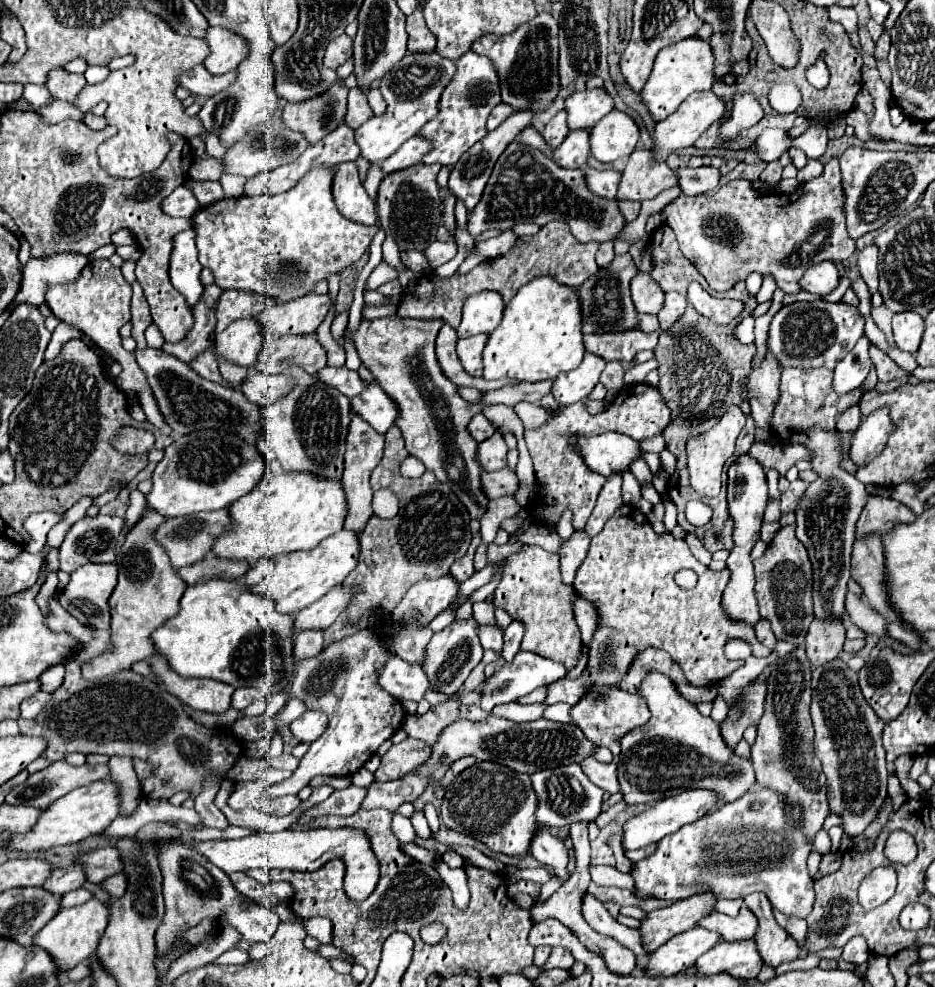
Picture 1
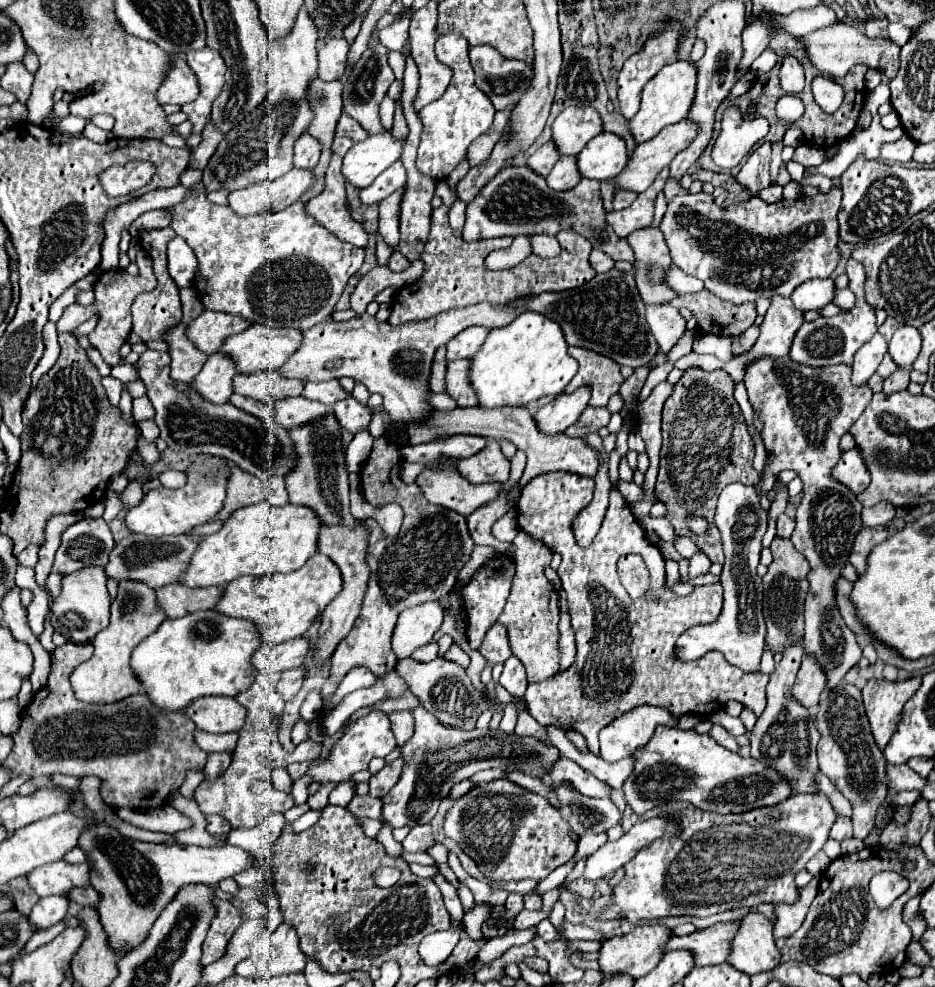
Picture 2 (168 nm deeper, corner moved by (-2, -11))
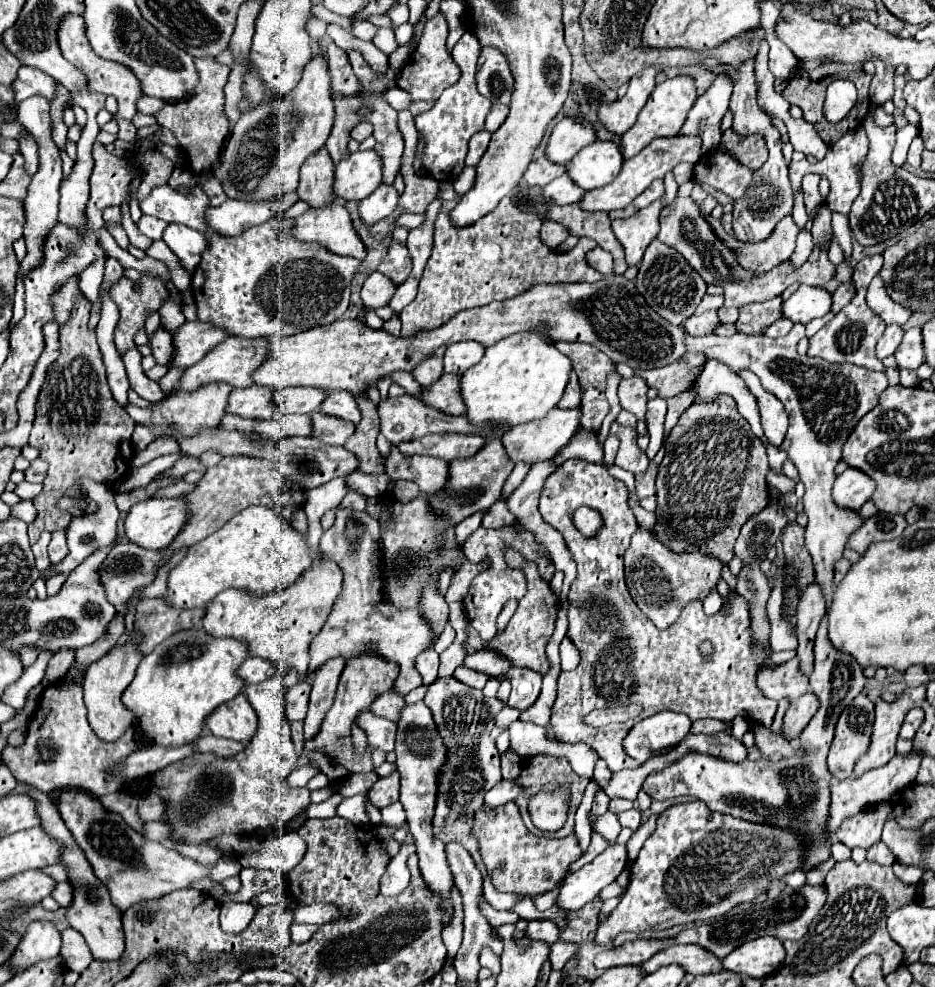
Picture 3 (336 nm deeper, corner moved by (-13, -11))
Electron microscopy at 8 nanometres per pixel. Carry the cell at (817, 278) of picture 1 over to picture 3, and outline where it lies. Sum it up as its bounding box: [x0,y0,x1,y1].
[782,286,832,324]

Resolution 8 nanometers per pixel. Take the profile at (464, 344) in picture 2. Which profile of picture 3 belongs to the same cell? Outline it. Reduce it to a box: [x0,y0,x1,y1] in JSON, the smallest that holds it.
[444,340,484,374]

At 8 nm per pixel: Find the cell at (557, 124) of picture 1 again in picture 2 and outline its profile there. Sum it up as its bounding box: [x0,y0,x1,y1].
[527,142,559,176]

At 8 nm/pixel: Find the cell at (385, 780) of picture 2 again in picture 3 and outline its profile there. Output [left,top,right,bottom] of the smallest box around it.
[368,772,400,808]

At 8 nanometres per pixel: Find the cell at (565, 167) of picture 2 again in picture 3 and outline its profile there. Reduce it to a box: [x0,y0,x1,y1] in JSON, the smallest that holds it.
[544,174,584,204]

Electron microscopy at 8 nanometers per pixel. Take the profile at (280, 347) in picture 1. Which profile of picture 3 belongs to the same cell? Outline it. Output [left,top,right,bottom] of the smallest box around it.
[226,386,274,418]

